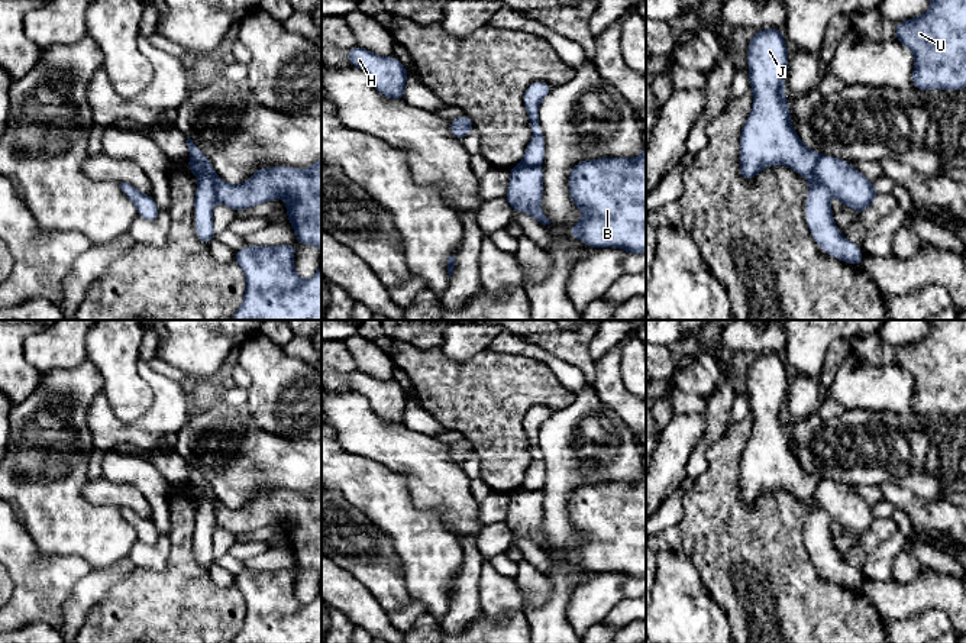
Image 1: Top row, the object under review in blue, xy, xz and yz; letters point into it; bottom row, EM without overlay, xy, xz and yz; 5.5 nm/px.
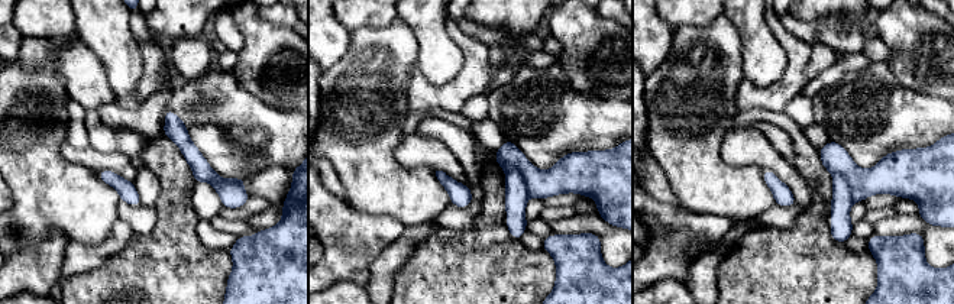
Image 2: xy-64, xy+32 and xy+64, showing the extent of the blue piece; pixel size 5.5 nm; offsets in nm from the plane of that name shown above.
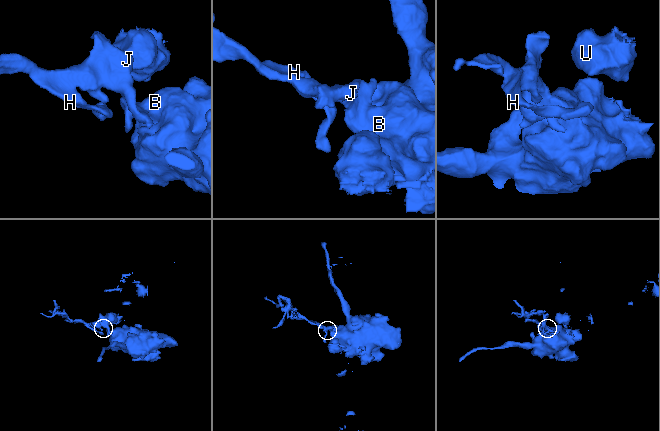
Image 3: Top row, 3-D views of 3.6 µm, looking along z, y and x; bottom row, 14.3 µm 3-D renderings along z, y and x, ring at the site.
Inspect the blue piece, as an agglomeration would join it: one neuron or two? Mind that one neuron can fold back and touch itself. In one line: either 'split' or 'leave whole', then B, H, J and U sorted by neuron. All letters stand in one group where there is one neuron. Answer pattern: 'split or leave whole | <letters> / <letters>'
split | B U / H J

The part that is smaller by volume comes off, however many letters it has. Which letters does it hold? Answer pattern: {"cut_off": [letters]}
{"cut_off": ["H", "J"]}

